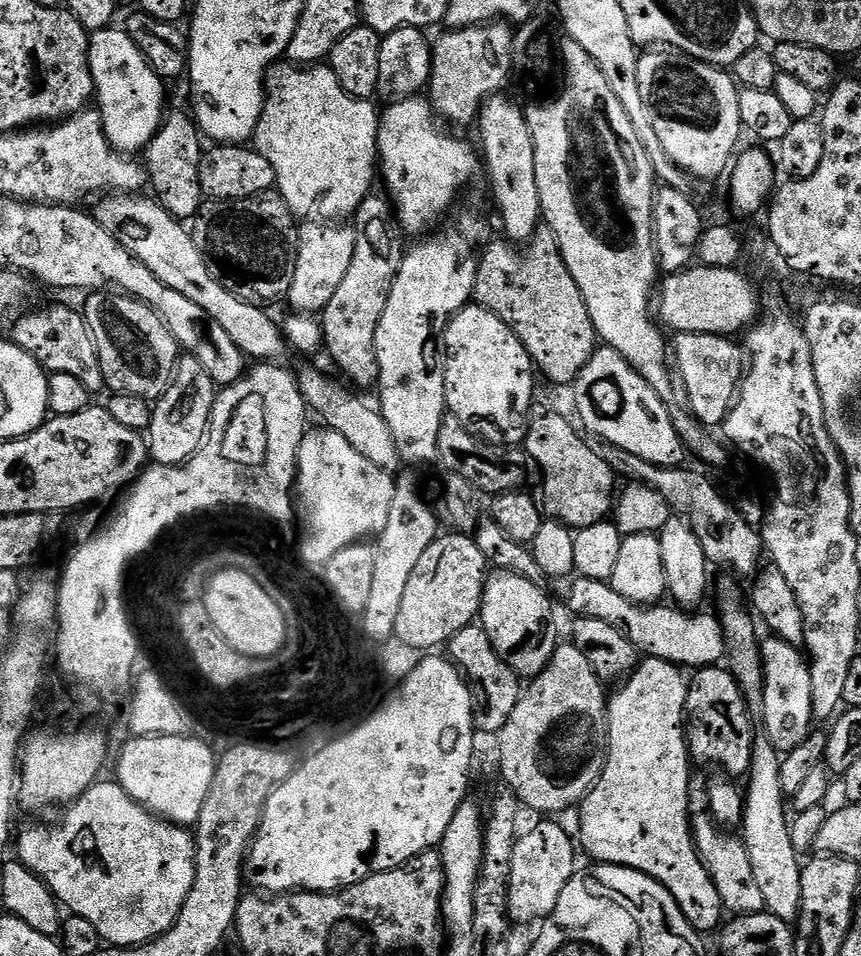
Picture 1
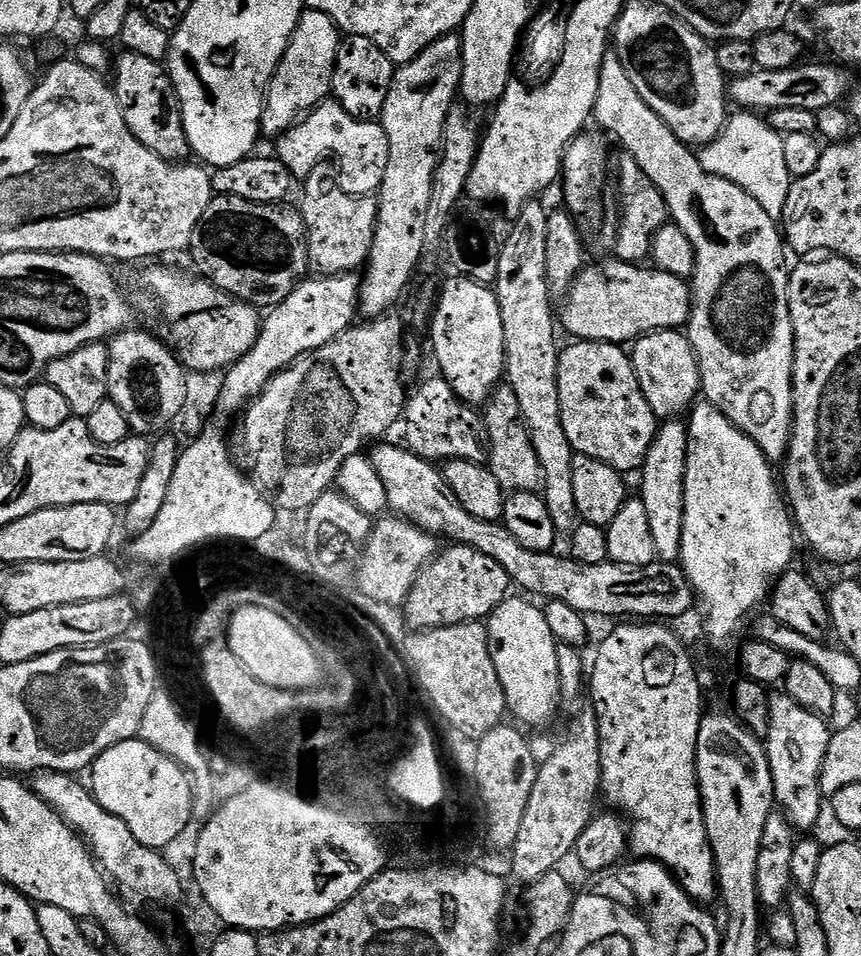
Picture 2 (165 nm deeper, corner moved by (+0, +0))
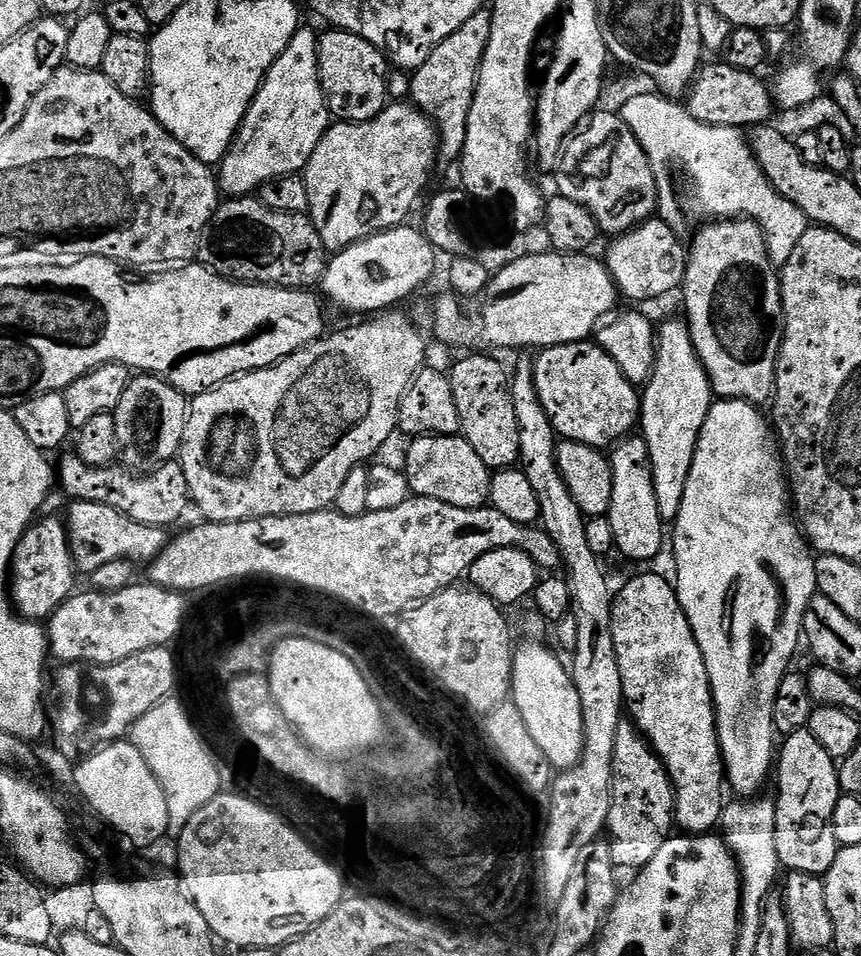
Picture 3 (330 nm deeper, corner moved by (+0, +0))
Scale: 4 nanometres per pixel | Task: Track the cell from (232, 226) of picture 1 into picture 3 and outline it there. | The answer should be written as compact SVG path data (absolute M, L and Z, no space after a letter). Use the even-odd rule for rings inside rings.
M228 198L217 207L202 230L198 257L204 267L228 280L305 290L319 285L329 259L318 230L305 213L270 210L256 198Z

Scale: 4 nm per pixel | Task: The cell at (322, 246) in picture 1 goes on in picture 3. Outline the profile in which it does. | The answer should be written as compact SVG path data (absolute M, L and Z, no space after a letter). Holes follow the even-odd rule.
M389 103L372 120L345 124L336 122L318 142L310 162L303 170L308 199L307 215L322 238L322 246L329 254L335 254L354 246L354 242L365 240L376 232L399 228L420 200L432 171L438 165L440 133L431 118L411 103Z

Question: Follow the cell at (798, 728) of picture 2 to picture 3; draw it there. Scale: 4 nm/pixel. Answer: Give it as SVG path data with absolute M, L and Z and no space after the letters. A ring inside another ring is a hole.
M807 734L787 737L778 748L780 796L776 800L776 837L780 863L788 872L823 874L834 862L838 845L830 818L838 795L838 764Z

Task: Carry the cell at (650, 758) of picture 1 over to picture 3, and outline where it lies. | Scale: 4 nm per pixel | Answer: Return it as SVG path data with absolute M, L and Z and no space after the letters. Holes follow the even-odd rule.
M644 572L636 576L624 589L617 591L612 605L612 625L614 626L614 654L618 654L618 670L622 670L622 690L627 715L630 717L641 736L648 741L648 745L655 750L656 755L664 763L664 769L672 780L672 789L676 792L675 823L680 824L685 833L708 834L719 825L720 815L726 803L726 781L724 778L724 759L720 757L720 743L716 729L716 708L712 705L712 687L706 674L706 662L702 658L702 650L698 650L698 642L694 638L694 630L690 630L690 622L682 610L680 600L676 597L676 590L671 579L659 576L656 572Z

